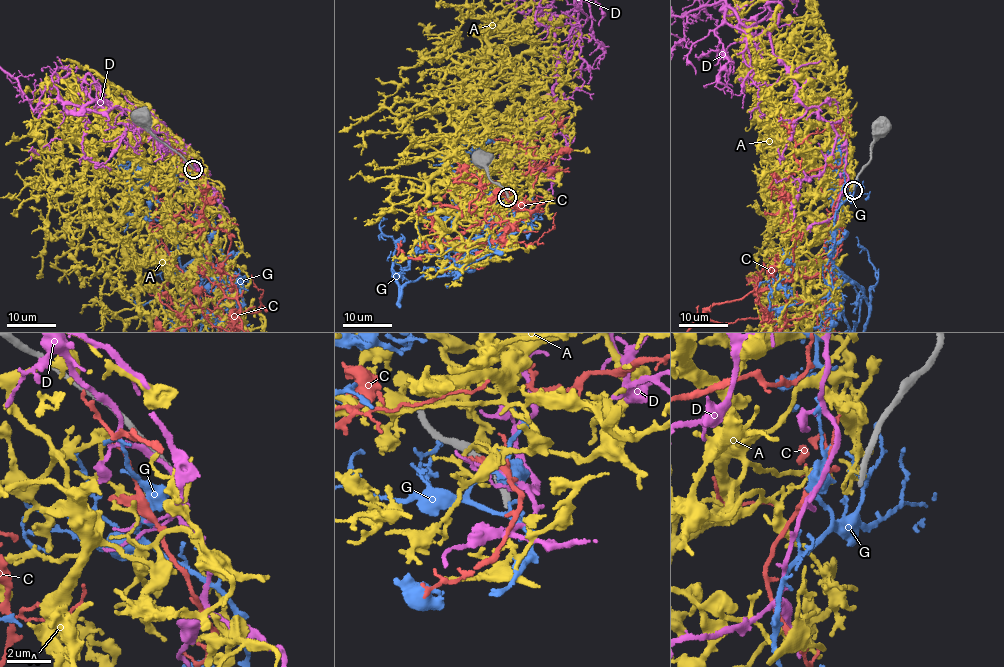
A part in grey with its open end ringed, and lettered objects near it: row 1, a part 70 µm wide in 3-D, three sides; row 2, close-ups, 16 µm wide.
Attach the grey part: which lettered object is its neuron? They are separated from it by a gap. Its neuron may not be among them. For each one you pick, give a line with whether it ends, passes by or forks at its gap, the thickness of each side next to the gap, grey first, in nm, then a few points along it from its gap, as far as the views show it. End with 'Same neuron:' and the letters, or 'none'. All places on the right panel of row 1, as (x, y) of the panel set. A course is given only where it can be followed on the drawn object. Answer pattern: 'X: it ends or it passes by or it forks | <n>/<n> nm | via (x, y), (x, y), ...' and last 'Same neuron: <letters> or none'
Same neuron: none

